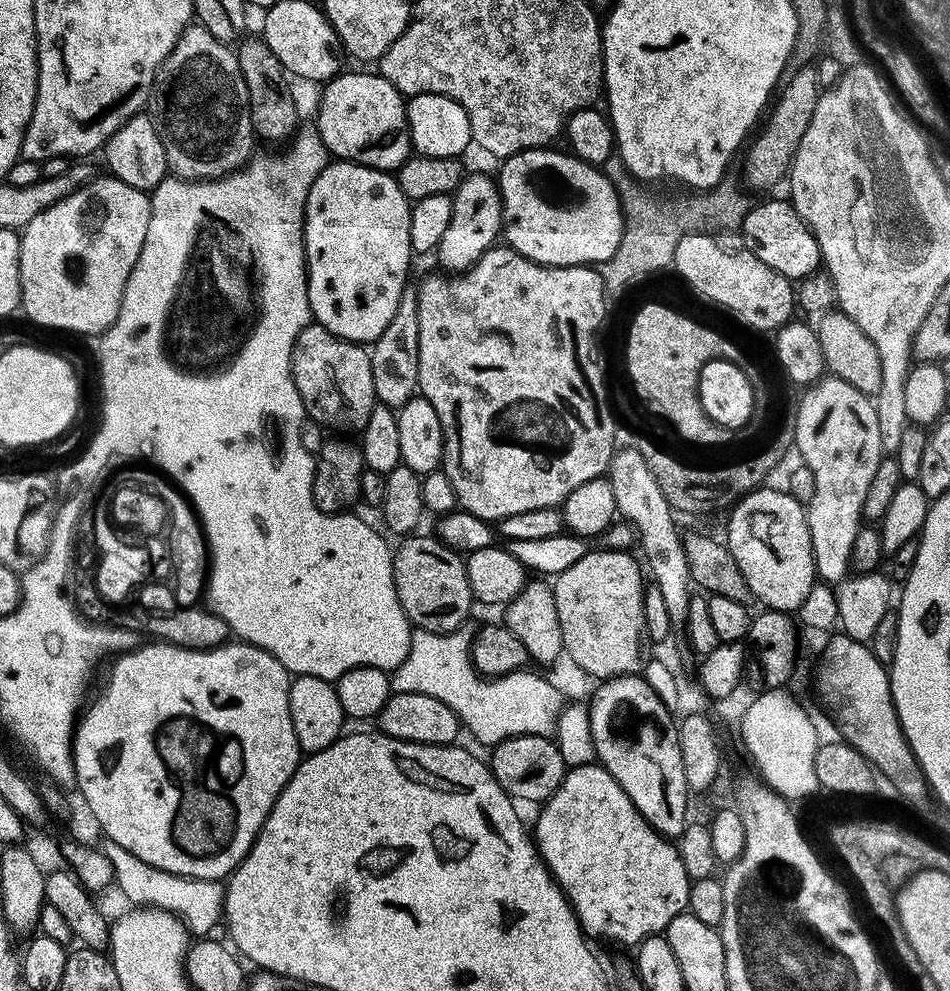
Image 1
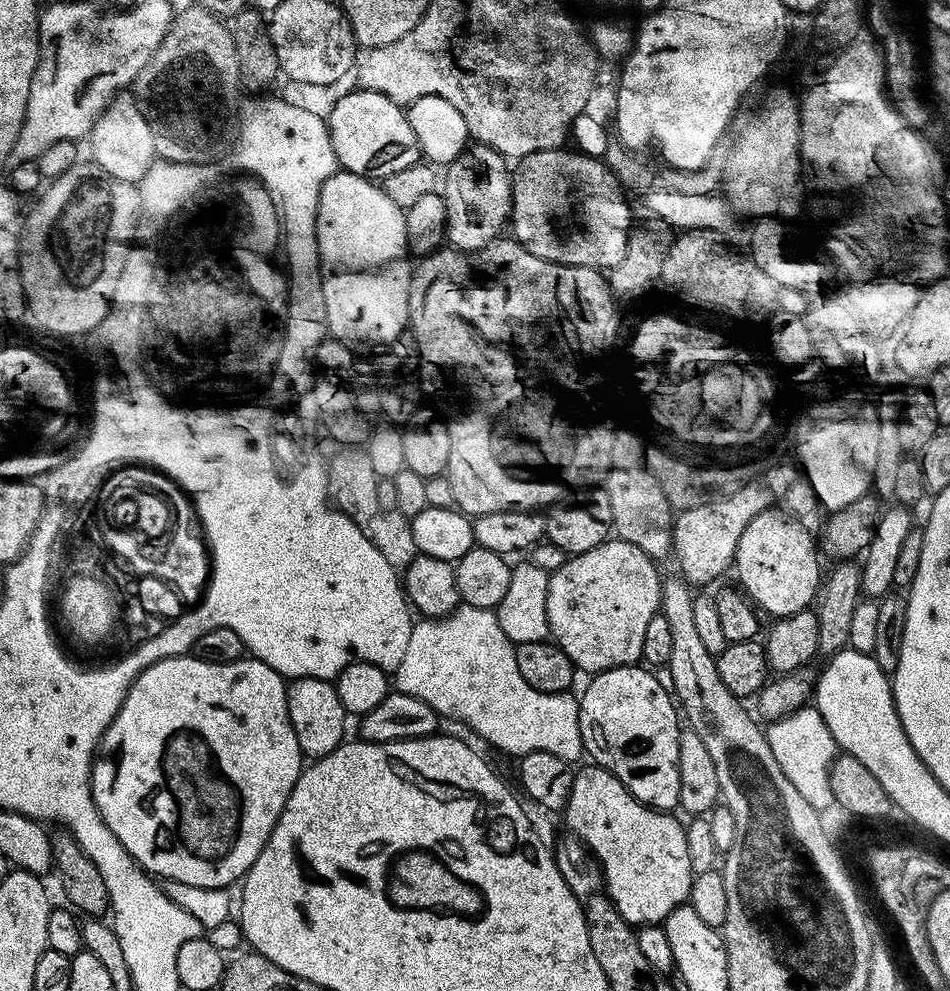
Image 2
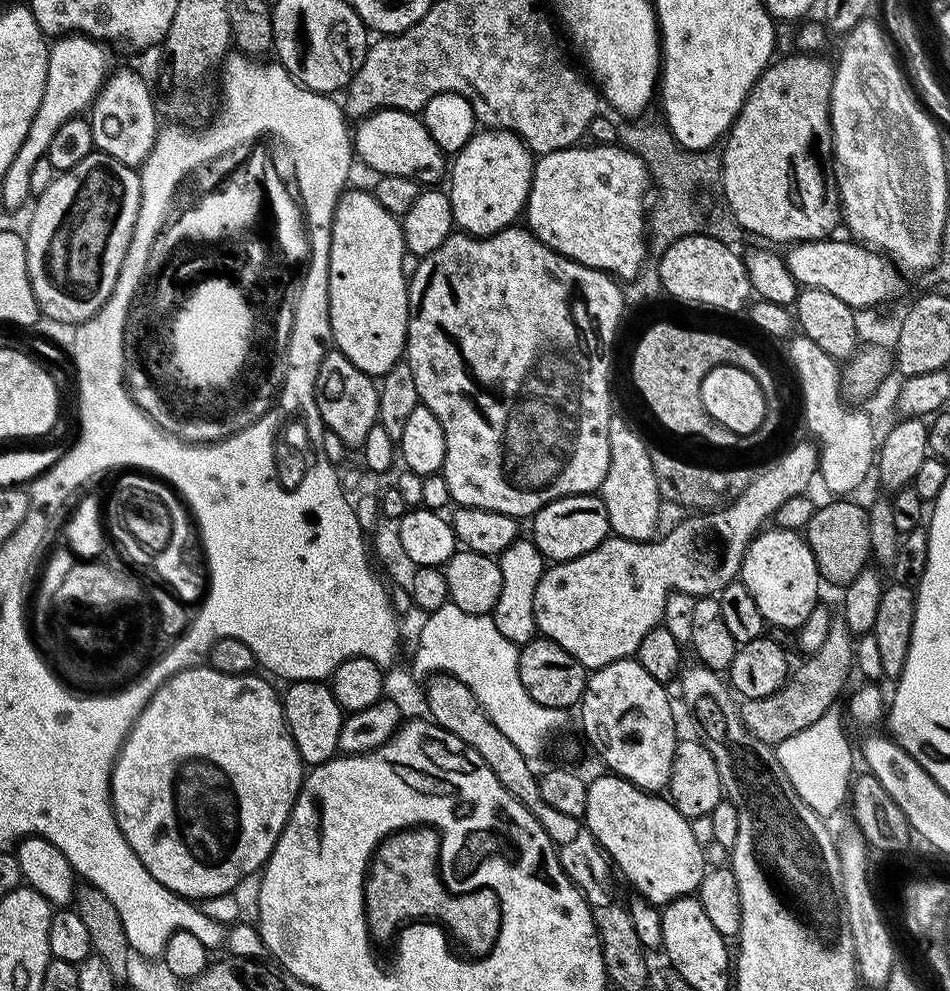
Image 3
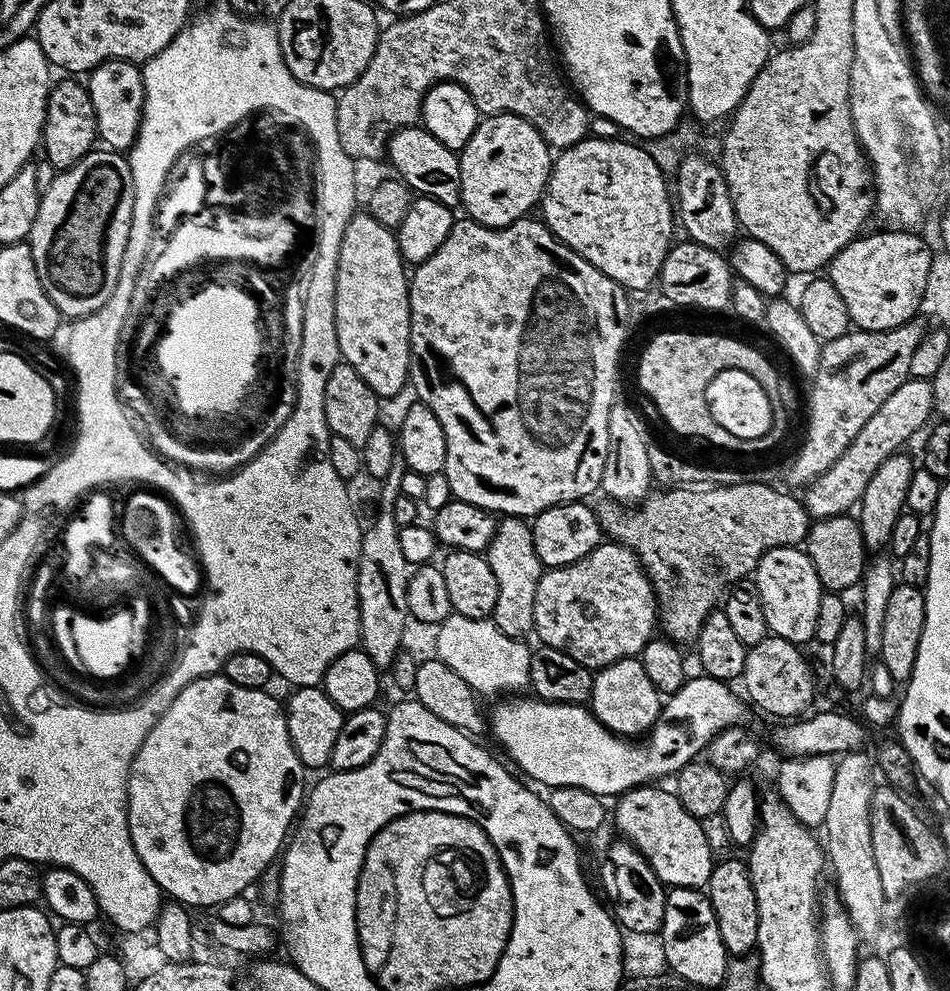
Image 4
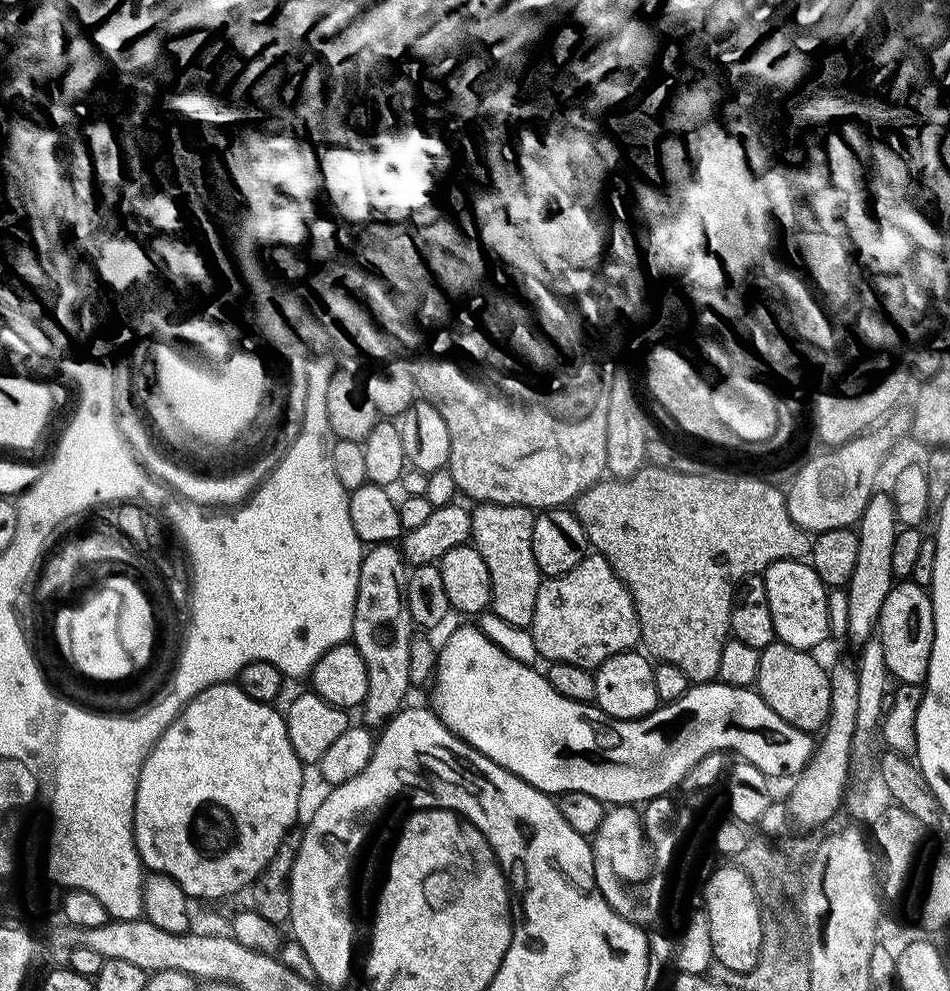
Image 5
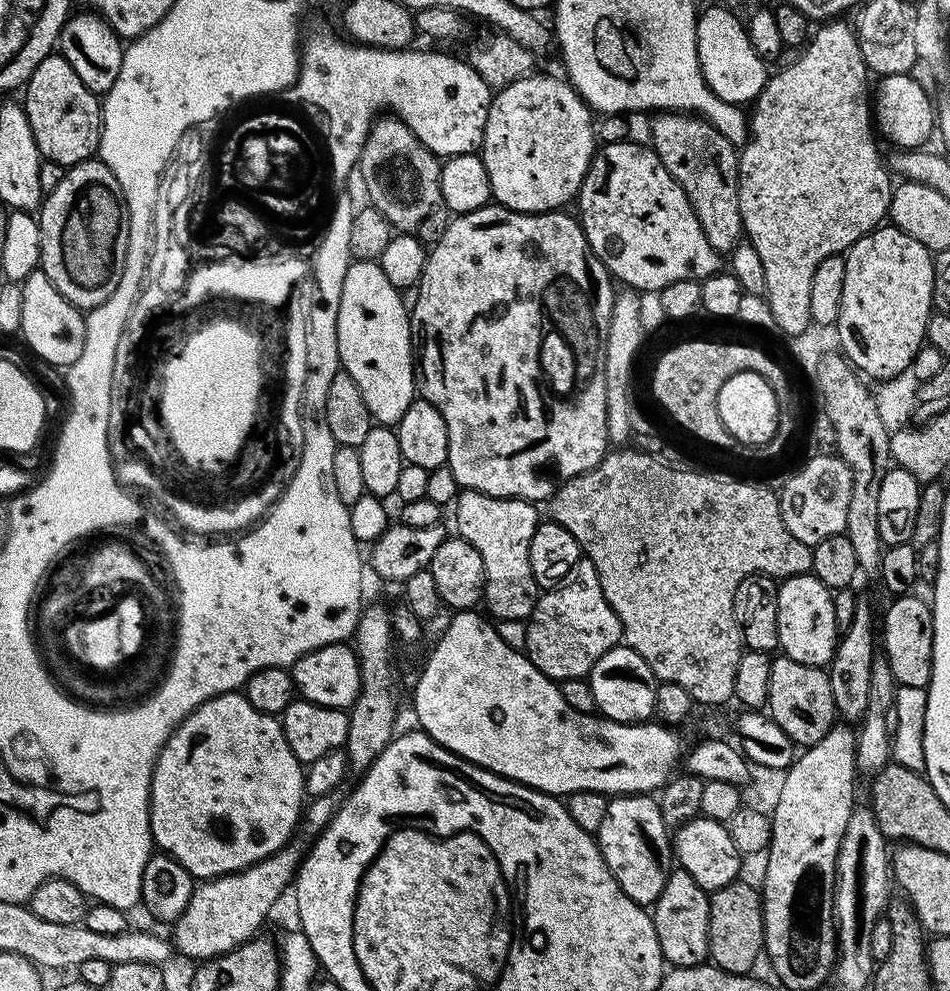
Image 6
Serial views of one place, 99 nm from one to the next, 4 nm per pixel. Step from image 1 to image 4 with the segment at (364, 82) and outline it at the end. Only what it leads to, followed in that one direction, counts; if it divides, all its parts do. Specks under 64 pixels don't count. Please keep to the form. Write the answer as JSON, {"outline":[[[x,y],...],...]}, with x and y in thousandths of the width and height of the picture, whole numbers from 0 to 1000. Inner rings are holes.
{"outline":[[[435,127],[416,133],[408,141],[406,161],[417,169],[416,177],[425,182],[438,198],[457,200],[457,204],[465,204],[465,208],[477,212],[485,209],[486,172],[483,156],[465,147],[465,143],[454,137],[449,129]]]}

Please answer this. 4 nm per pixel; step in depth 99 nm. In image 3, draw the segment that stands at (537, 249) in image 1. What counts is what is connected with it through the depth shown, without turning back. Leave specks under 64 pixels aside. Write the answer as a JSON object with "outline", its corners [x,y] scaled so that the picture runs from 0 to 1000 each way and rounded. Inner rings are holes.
{"outline":[[[627,145],[626,147],[622,147],[623,149],[613,148],[614,147],[605,147],[589,150],[583,154],[575,154],[563,162],[560,171],[560,187],[556,193],[556,204],[554,207],[554,219],[556,218],[554,229],[556,233],[563,236],[572,246],[579,248],[584,254],[592,255],[596,260],[607,262],[608,265],[616,266],[619,270],[628,270],[629,273],[641,275],[657,285],[668,283],[679,269],[678,258],[681,259],[683,257],[682,244],[680,241],[680,202],[678,206],[678,197],[684,194],[682,170],[676,163],[676,159],[672,159],[667,154],[661,152],[661,150],[656,147],[649,147],[648,145]]]}

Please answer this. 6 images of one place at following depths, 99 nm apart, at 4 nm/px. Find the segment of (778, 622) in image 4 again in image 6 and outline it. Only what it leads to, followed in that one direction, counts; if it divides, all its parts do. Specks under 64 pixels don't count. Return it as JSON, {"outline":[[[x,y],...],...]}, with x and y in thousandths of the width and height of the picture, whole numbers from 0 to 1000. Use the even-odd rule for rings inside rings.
{"outline":[[[832,581],[817,593],[819,612],[819,648],[824,661],[844,668],[844,672],[871,675],[880,659],[882,635],[878,624],[877,594],[859,581]]]}

